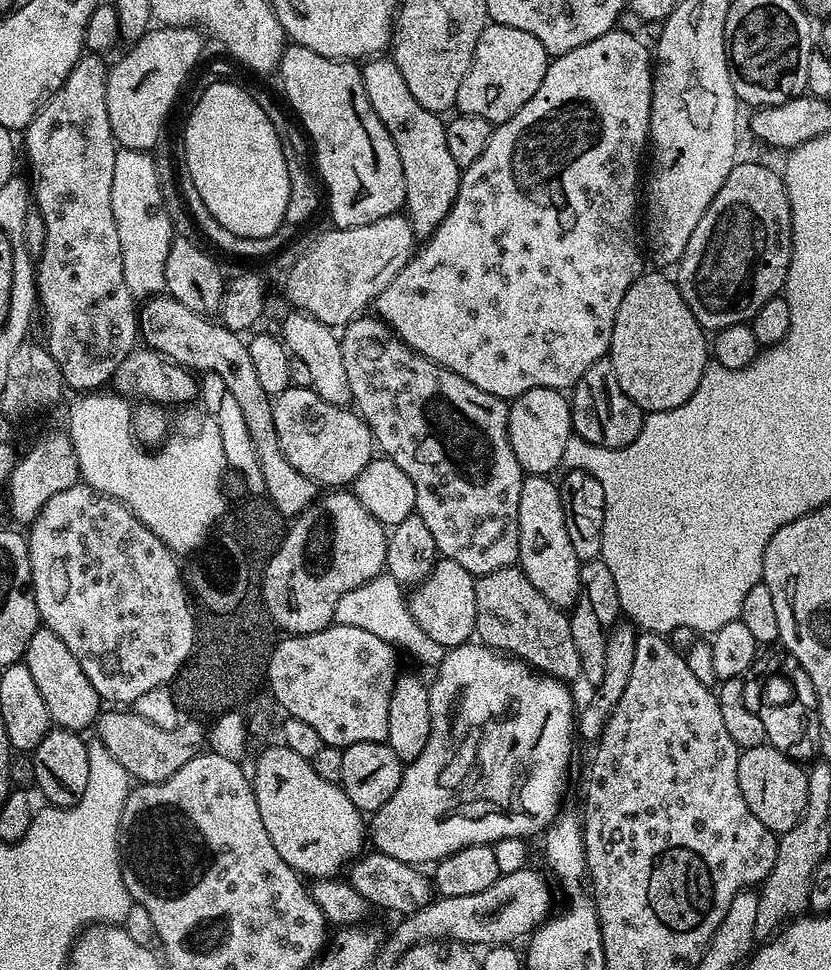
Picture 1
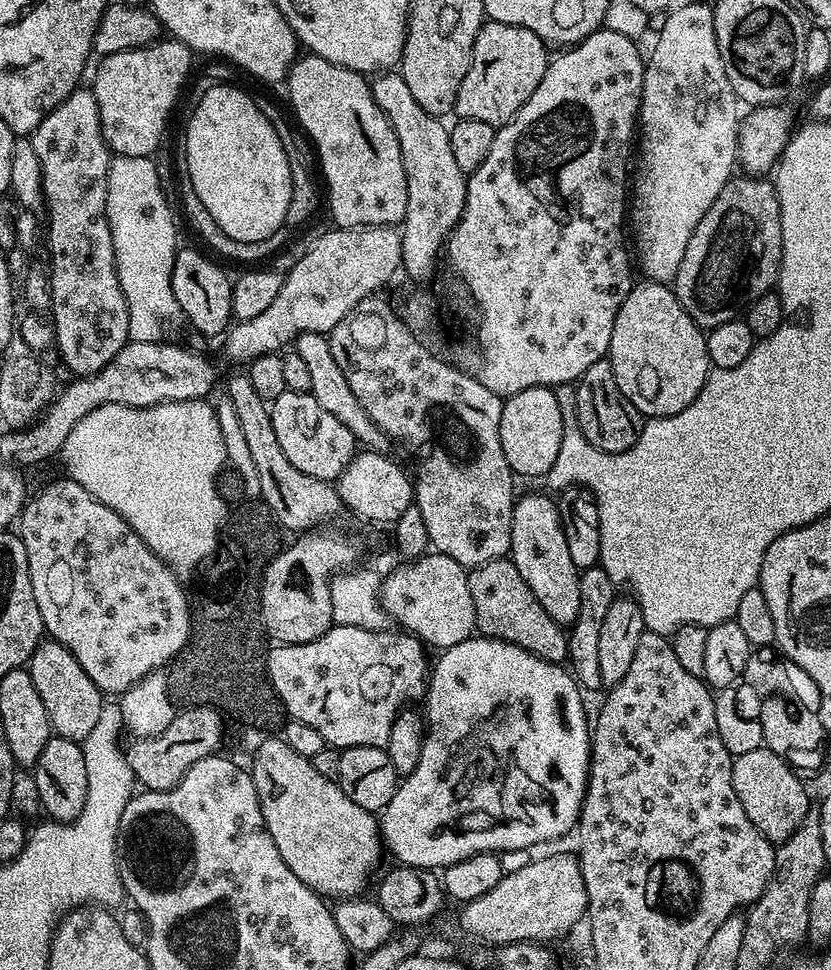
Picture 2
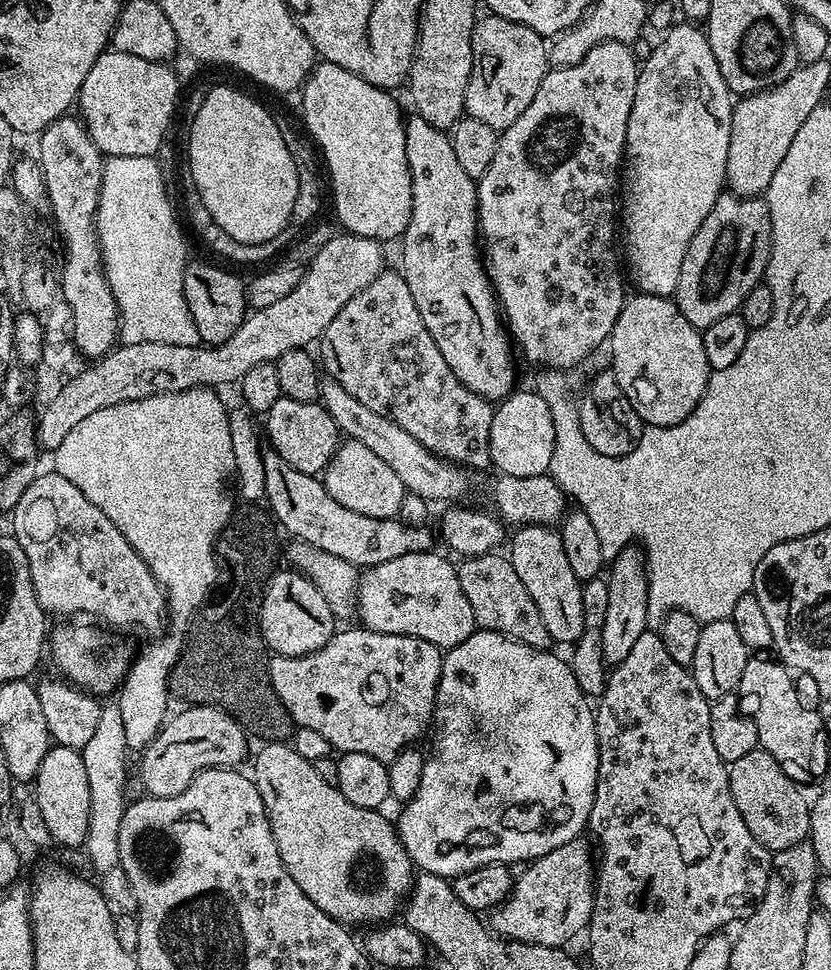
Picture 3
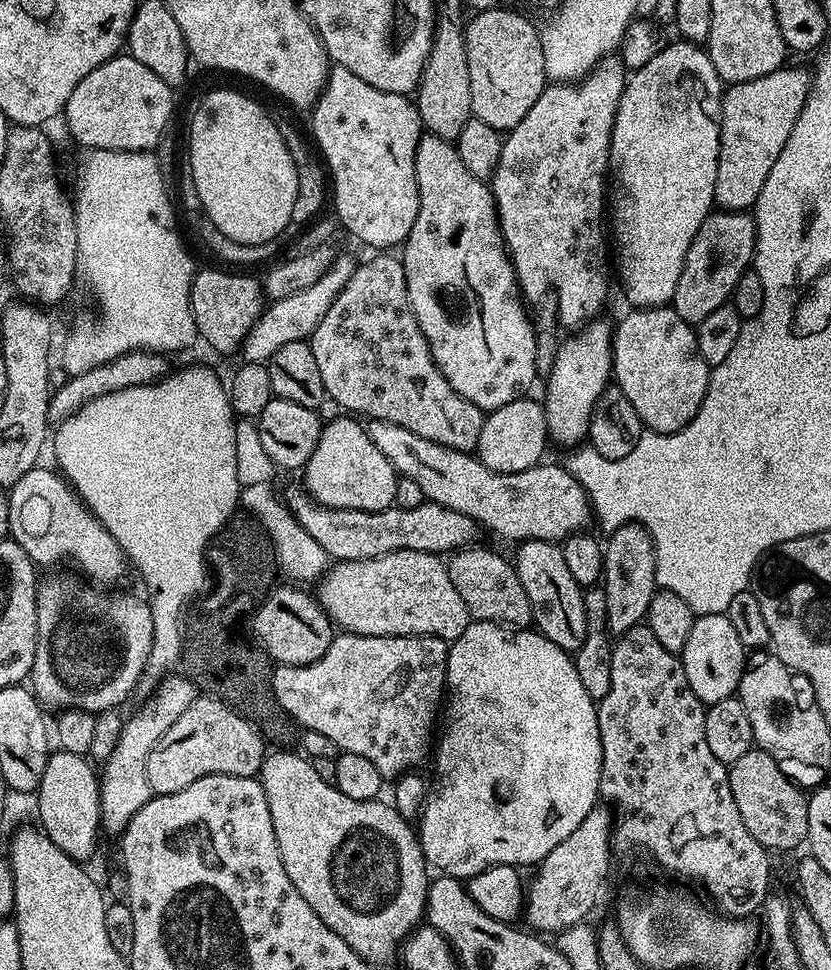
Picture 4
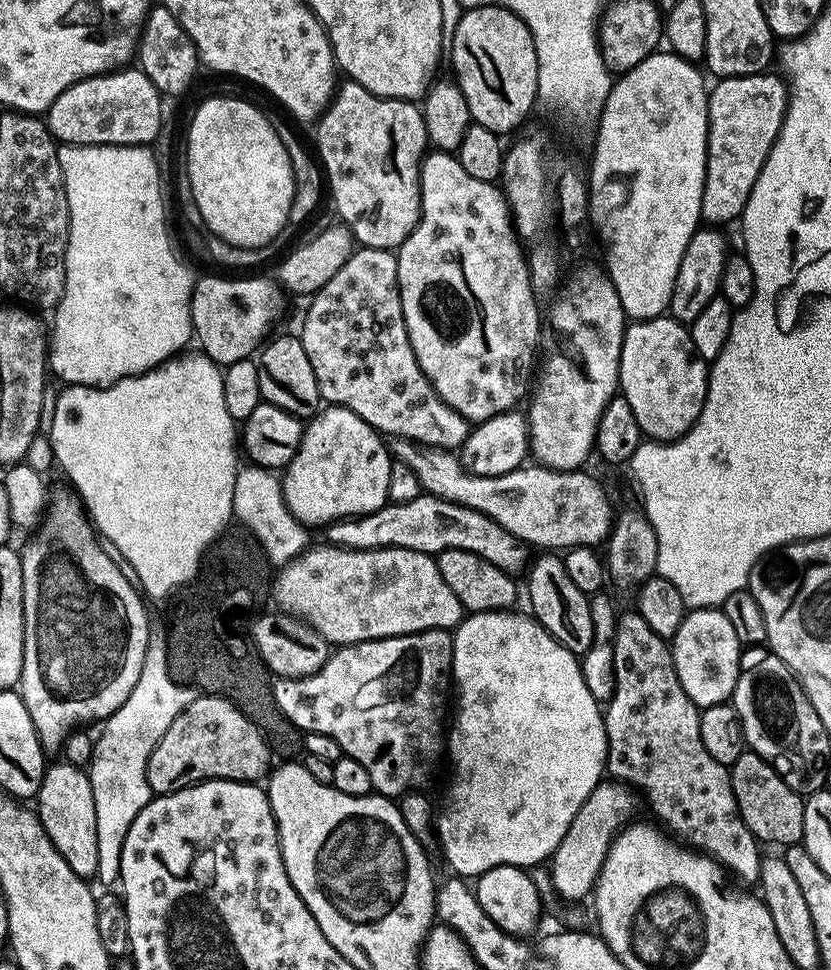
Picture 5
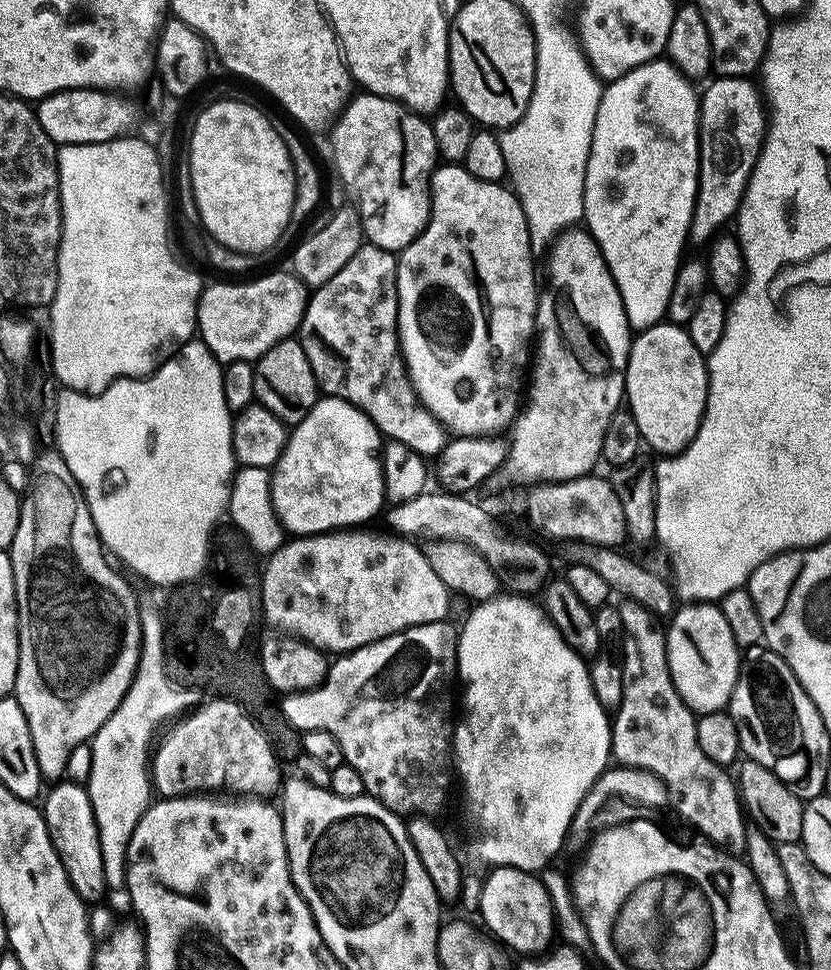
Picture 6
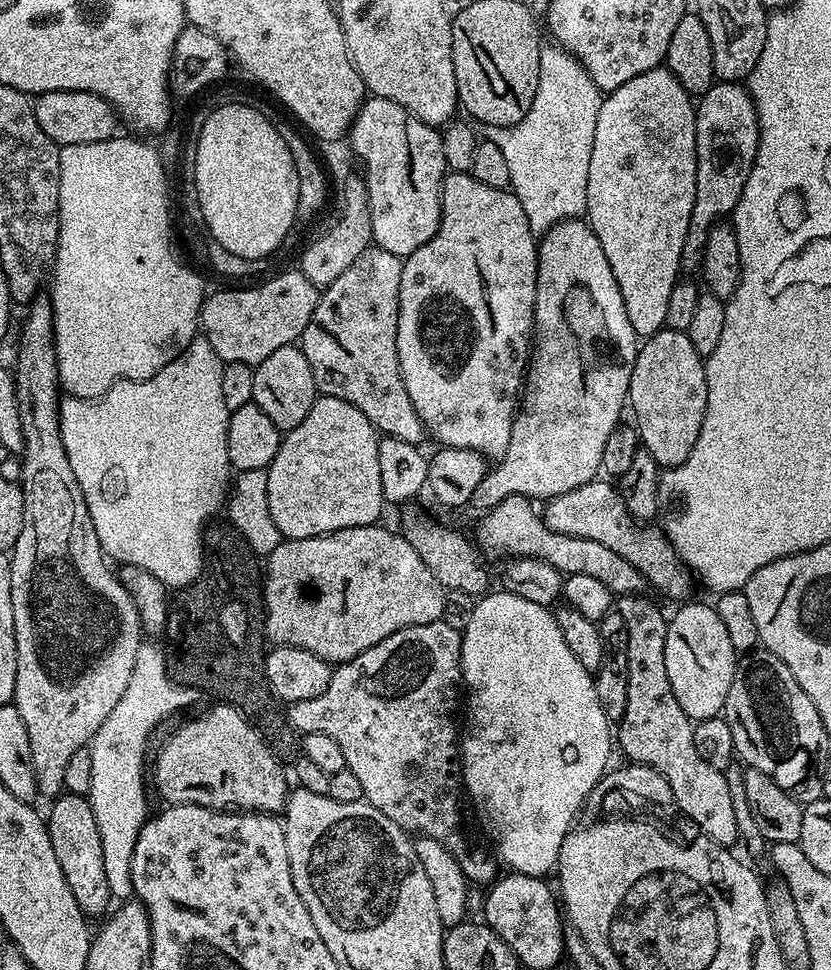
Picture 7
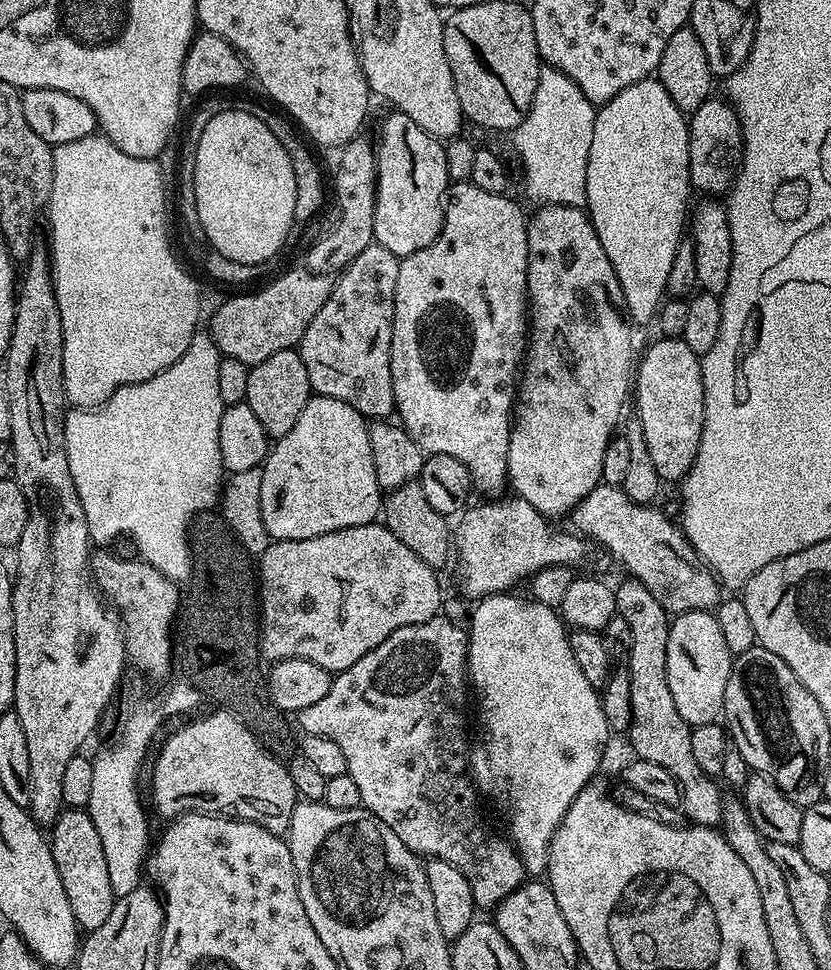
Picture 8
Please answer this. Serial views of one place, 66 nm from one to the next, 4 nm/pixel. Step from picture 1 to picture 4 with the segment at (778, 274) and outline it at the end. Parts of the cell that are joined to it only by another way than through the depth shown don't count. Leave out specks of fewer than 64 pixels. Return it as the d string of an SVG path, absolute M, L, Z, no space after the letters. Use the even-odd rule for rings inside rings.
M716 210L704 220L686 254L678 290L671 303L685 322L695 326L706 318L706 314L714 314L714 310L733 299L736 283L745 275L747 268L744 267L747 264L749 267L754 252L753 228L753 217L747 211Z

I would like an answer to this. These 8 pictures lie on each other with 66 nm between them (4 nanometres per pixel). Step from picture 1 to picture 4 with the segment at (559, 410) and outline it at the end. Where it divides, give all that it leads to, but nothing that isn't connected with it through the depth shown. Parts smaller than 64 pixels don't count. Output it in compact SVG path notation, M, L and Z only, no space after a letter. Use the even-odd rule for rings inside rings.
M525 398L487 413L474 452L490 470L521 472L530 470L545 459L544 443L549 443L549 440L543 403L536 401L535 404L532 398Z

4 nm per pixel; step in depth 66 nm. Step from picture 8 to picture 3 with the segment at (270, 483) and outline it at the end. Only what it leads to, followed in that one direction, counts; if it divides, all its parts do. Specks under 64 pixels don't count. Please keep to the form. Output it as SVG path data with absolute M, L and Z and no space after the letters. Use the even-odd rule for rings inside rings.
M345 439L337 447L322 473L322 479L334 502L342 502L346 510L358 510L358 514L366 514L370 518L393 519L406 495L402 478L398 478L398 474L394 474L394 470L390 470L382 458L377 458L357 440Z

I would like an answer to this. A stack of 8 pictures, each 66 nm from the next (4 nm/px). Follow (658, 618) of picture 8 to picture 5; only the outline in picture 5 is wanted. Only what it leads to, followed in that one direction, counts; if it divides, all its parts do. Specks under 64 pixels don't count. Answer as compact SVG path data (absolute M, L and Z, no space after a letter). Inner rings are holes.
M636 611L628 612L625 616L623 613L617 619L614 643L616 689L611 700L607 701L604 712L604 729L608 735L607 771L617 781L636 790L641 788L648 795L648 804L652 807L653 814L661 820L659 823L669 833L677 832L678 835L685 836L692 843L689 845L693 849L711 856L733 877L736 875L744 880L759 881L761 845L740 816L732 789L731 771L712 758L710 750L706 750L702 742L701 709L697 708L695 702L686 694L678 678L669 641L659 636L645 622L643 615Z

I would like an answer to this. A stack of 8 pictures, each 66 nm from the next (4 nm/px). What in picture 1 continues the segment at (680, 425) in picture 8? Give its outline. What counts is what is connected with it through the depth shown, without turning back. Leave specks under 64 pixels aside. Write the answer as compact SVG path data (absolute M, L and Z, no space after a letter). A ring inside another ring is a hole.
M645 270L641 272L640 277L632 283L630 290L626 290L626 298L622 298L622 306L618 306L618 314L614 318L610 359L614 366L614 374L618 378L618 386L622 386L622 390L626 390L628 397L632 399L638 407L643 408L645 413L674 410L695 397L698 386L704 383L704 372L710 367L710 340L706 335L706 329L698 322L698 318L694 318L690 306L686 306L686 302L680 293L680 287L677 286L675 279L673 279L671 275L663 276L660 272Z

